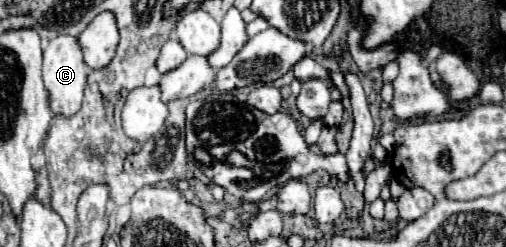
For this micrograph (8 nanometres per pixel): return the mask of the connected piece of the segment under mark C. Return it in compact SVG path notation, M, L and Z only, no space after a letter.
M58 34L44 48L42 74L44 74L44 86L50 92L50 104L52 104L54 114L70 116L70 114L76 114L80 110L84 88L86 88L86 78L90 72L90 66L84 62L82 54L84 52L82 52L82 46L78 44L78 38L68 36L68 34Z

